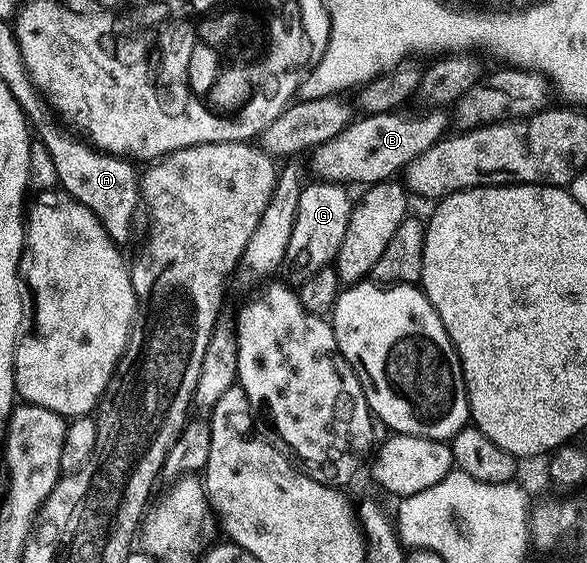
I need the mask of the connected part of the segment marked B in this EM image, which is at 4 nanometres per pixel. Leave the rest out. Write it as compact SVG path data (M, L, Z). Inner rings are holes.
M395 110L380 115L361 115L325 144L317 144L312 154L315 155L310 158L316 176L336 182L350 180L354 184L360 184L359 186L367 186L380 180L393 179L399 168L400 171L407 169L411 160L430 150L430 146L441 139L440 127L444 120L440 116L416 116L411 120L402 113L403 111Z

